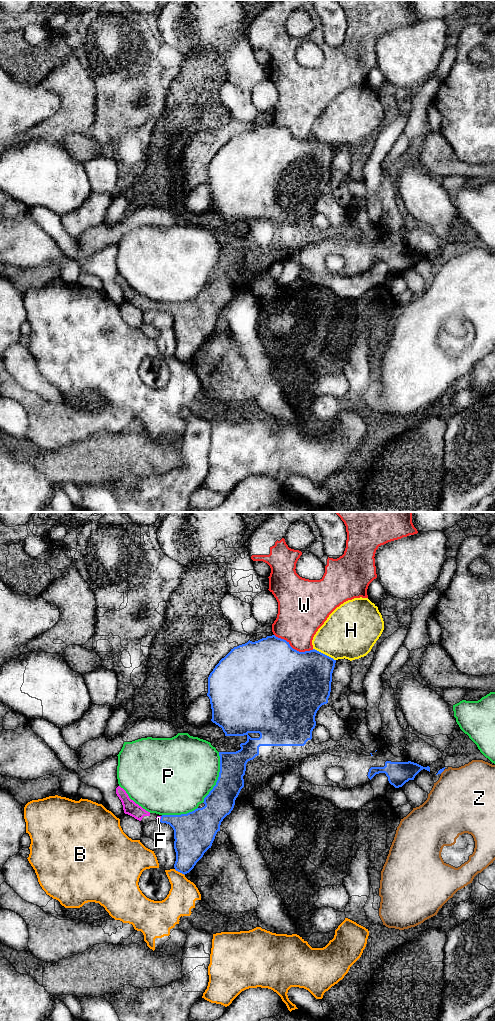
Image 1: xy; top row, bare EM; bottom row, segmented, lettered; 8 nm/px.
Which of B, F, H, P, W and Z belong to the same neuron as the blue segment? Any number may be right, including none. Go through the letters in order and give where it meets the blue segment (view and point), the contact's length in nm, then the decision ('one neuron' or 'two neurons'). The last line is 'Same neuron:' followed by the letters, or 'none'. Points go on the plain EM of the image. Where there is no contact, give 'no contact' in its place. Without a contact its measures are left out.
B: xy (179, 359) | 100 nm | two neurons
F: xy (160, 307) | 50 nm | two neurons
H: xy (324, 142) | 200 nm | two neurons
P: xy (218, 265) | 440 nm | two neurons
W: xy (294, 137) | 340 nm | two neurons
Z: xy (442, 259) | 50 nm | two neurons
Same neuron: none

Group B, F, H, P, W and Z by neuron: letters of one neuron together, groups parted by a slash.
B / F / H / P / W / Z

